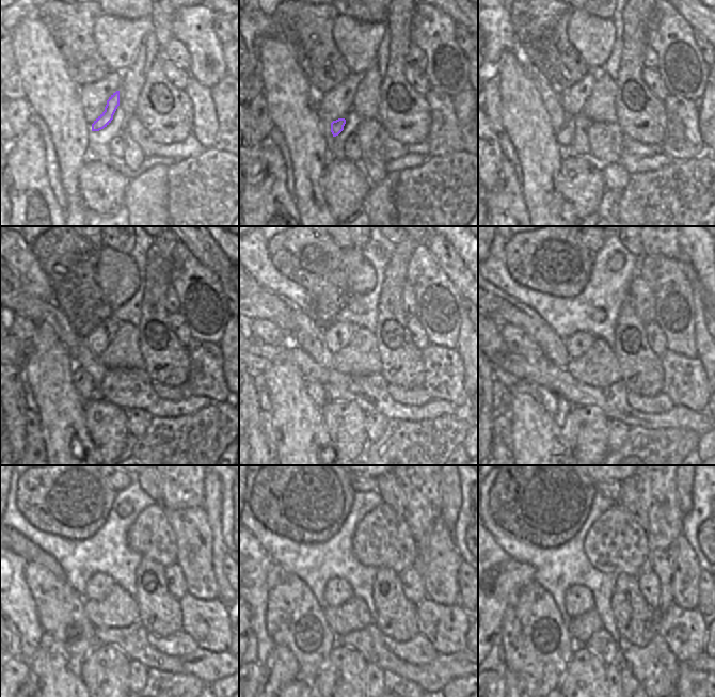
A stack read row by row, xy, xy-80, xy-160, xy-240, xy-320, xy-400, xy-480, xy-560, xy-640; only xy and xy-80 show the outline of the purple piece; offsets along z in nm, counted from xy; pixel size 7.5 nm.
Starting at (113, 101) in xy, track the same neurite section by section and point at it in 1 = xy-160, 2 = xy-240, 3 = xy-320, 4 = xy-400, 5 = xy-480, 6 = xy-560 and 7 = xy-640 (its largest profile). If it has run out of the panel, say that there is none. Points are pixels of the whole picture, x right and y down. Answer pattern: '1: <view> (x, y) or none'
1: xy-160 (563, 137)
2: xy-240 (81, 380)
3: xy-320 (315, 391)
4: xy-400 (553, 405)
5: xy-480 (47, 643)
6: xy-560 (281, 667)
7: xy-640 (510, 682)

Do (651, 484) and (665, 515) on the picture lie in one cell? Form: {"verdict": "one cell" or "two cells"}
{"verdict": "one cell"}

